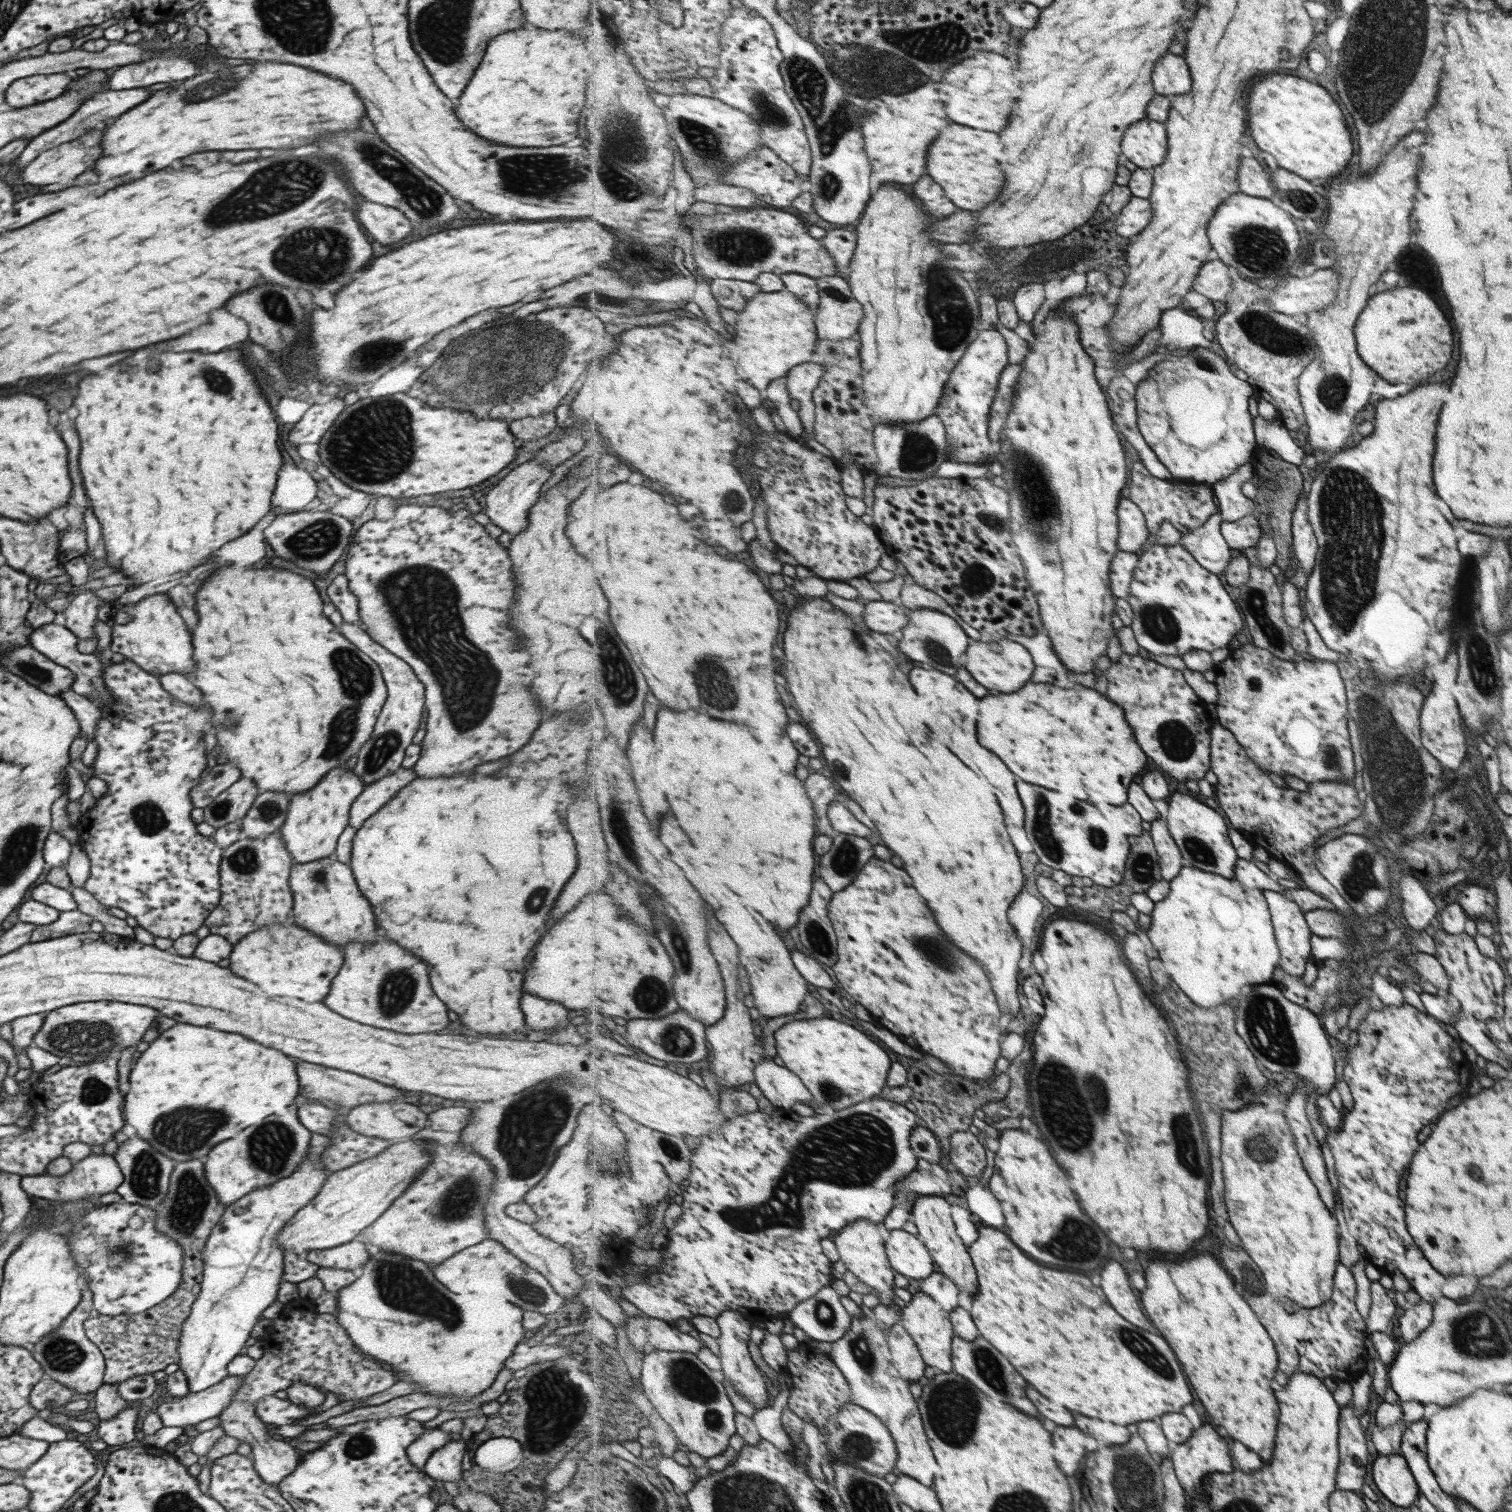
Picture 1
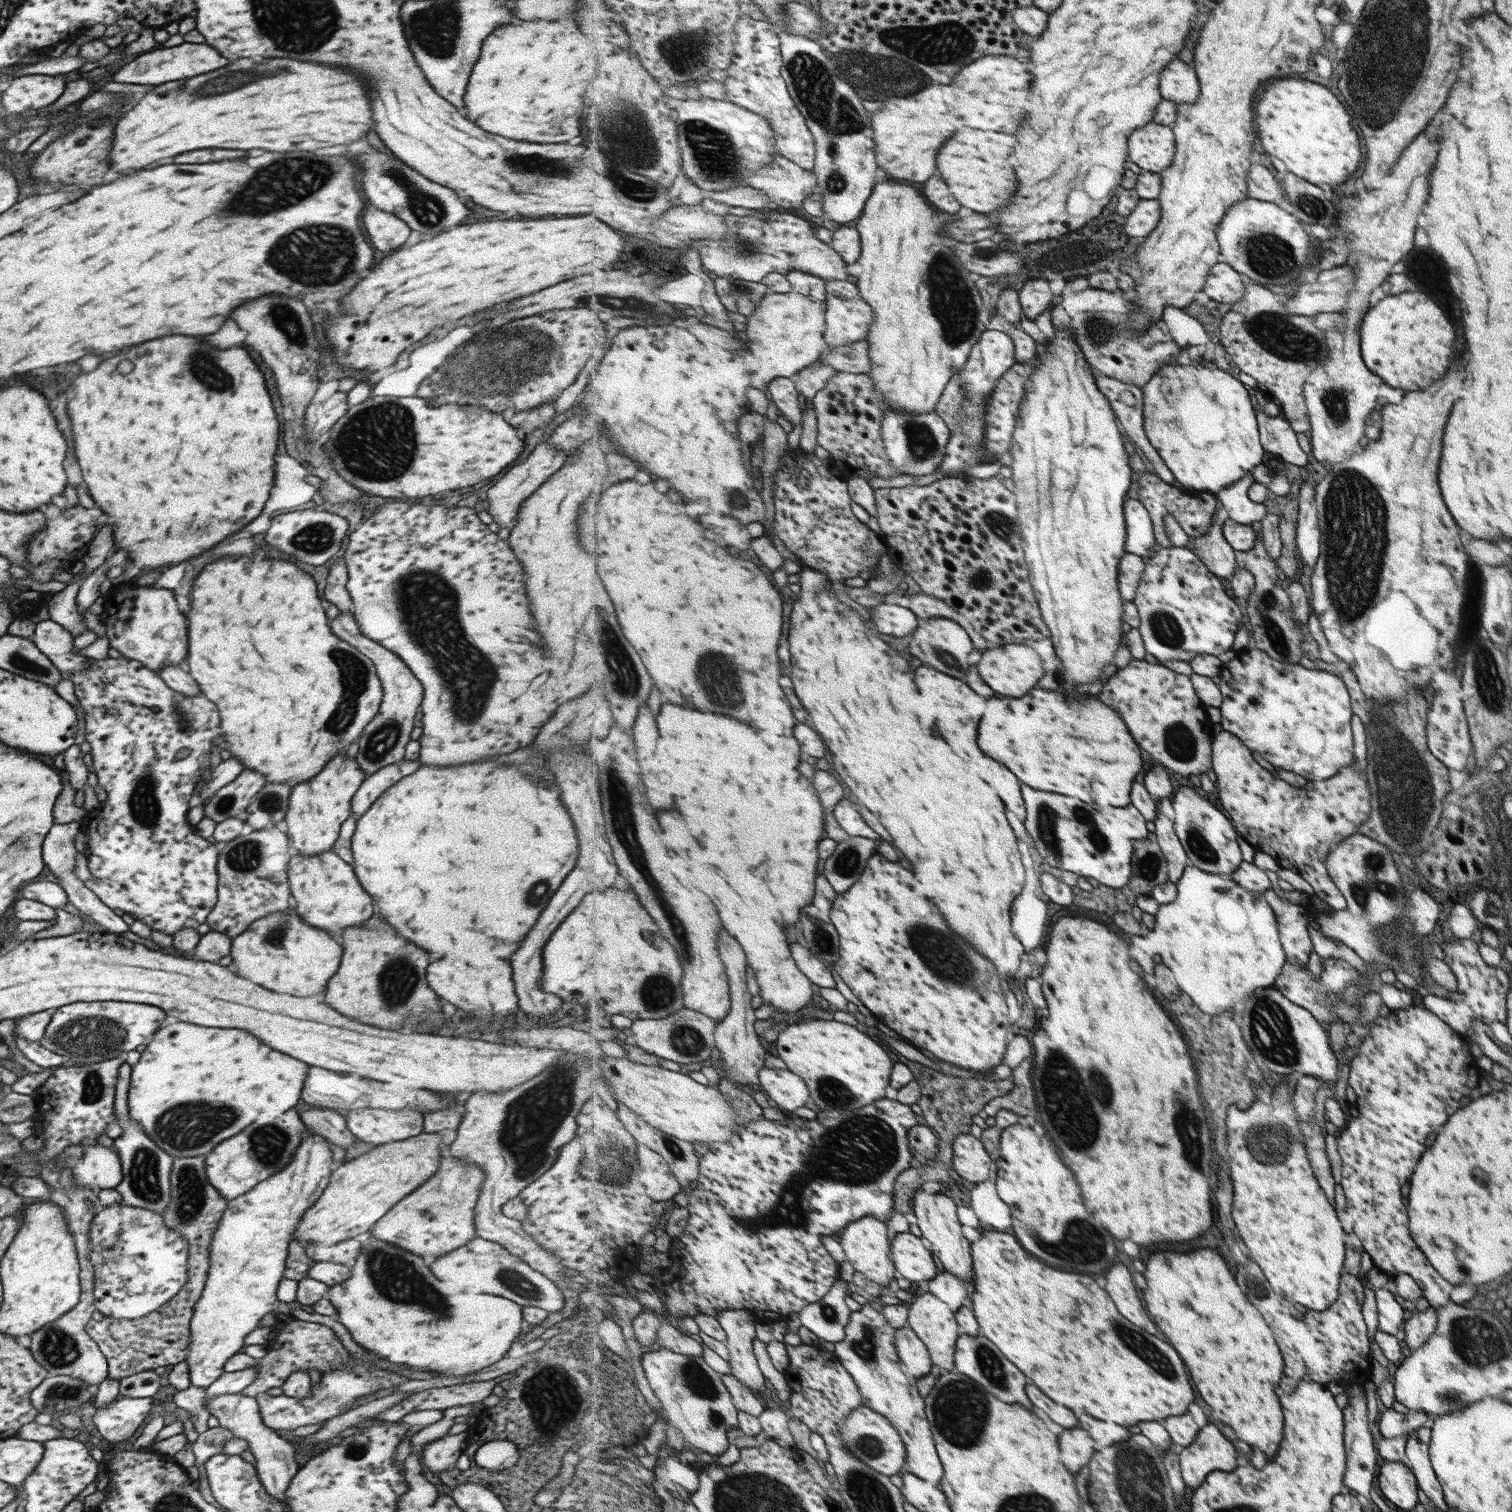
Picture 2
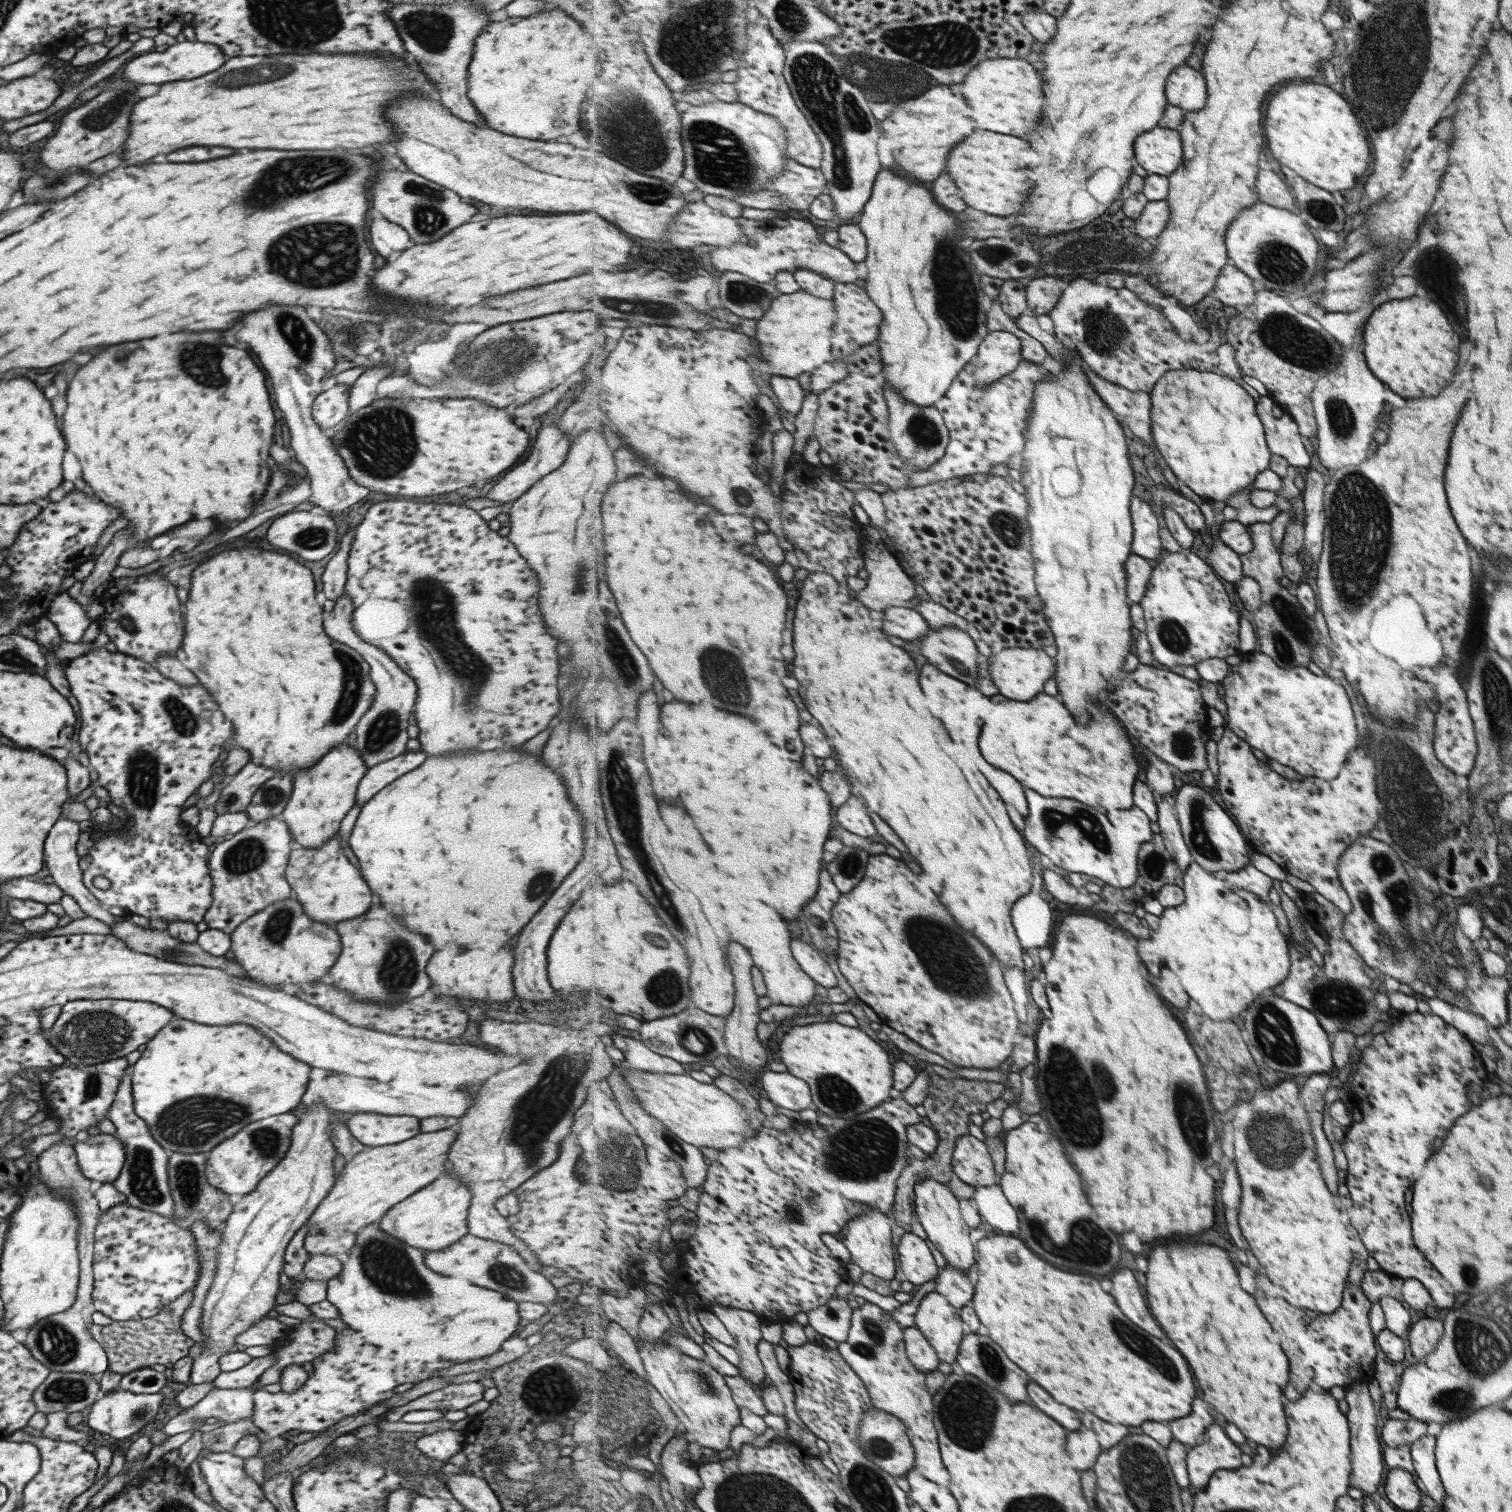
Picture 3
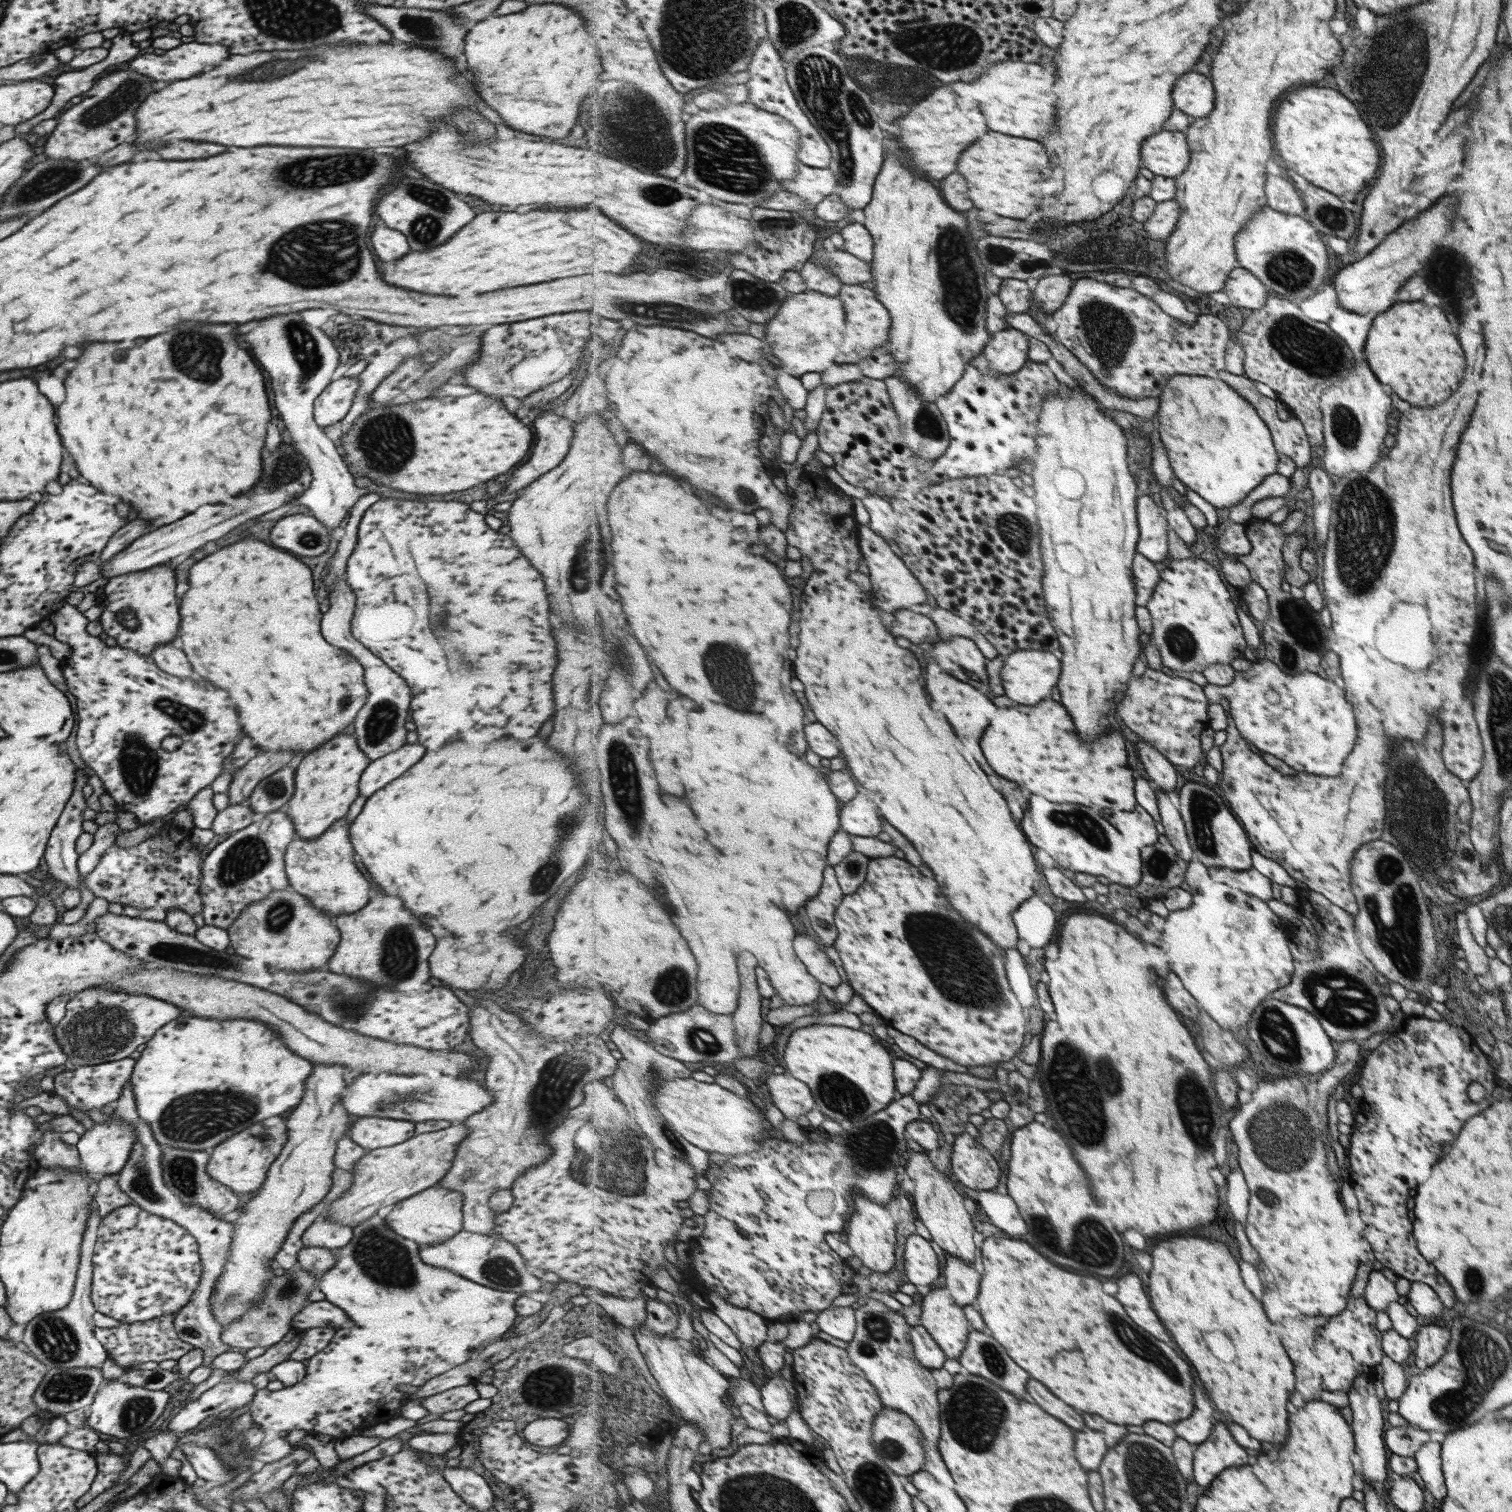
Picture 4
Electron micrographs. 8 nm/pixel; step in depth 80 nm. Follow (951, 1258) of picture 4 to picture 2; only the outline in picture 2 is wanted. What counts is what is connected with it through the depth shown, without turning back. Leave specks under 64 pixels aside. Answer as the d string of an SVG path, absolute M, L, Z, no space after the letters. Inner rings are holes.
M942 1270L933 1281L927 1284L928 1291L944 1300L955 1312L965 1304L965 1298L969 1296L967 1284L951 1272Z

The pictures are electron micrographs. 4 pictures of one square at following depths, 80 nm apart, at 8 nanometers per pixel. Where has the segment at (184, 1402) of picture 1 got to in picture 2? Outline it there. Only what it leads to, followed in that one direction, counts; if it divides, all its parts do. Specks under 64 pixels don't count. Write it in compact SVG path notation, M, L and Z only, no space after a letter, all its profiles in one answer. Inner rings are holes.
M255 1365L244 1368L243 1370L221 1373L215 1381L204 1388L203 1408L206 1410L206 1400L213 1398L215 1395L235 1394L254 1381L256 1372Z

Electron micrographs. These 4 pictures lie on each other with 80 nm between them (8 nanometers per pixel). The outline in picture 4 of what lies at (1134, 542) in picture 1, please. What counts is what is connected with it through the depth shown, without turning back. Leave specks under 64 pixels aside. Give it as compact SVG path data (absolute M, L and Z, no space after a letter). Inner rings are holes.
M1149 495L1140 498L1140 544L1138 552L1163 565L1171 556L1168 510Z

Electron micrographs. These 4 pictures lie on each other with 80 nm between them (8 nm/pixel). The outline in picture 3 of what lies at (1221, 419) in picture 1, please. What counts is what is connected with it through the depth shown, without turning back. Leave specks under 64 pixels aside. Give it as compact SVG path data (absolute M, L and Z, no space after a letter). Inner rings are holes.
M1170 370L1157 383L1153 393L1152 436L1159 456L1172 468L1172 471L1204 500L1226 502L1253 484L1262 470L1267 470L1271 453L1265 442L1263 425L1253 410L1253 398L1235 380L1203 370Z

